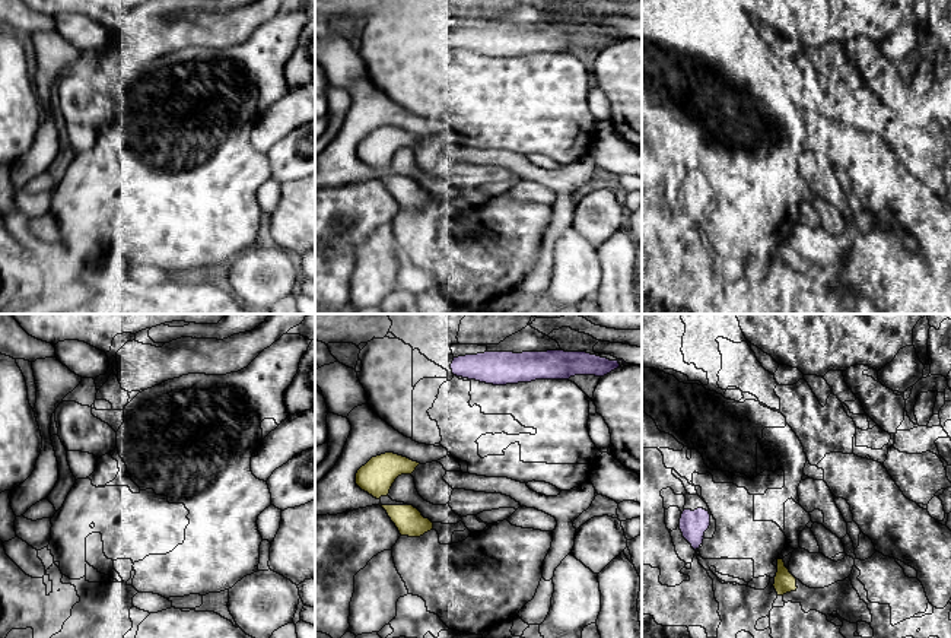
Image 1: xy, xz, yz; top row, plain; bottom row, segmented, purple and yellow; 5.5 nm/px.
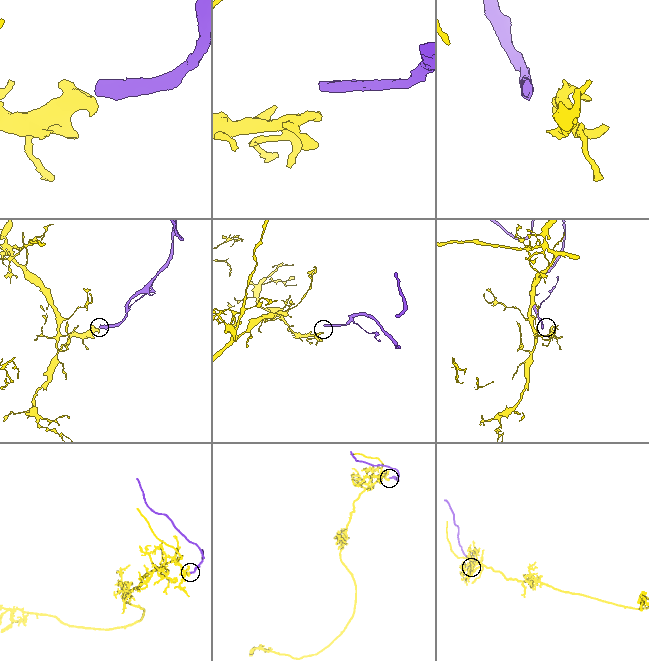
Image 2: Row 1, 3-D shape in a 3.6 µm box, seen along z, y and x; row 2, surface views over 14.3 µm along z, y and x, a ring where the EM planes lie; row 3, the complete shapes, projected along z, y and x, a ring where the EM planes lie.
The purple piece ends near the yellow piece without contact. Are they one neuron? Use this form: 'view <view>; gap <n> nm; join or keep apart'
view yz; gap 420 nm; keep apart

